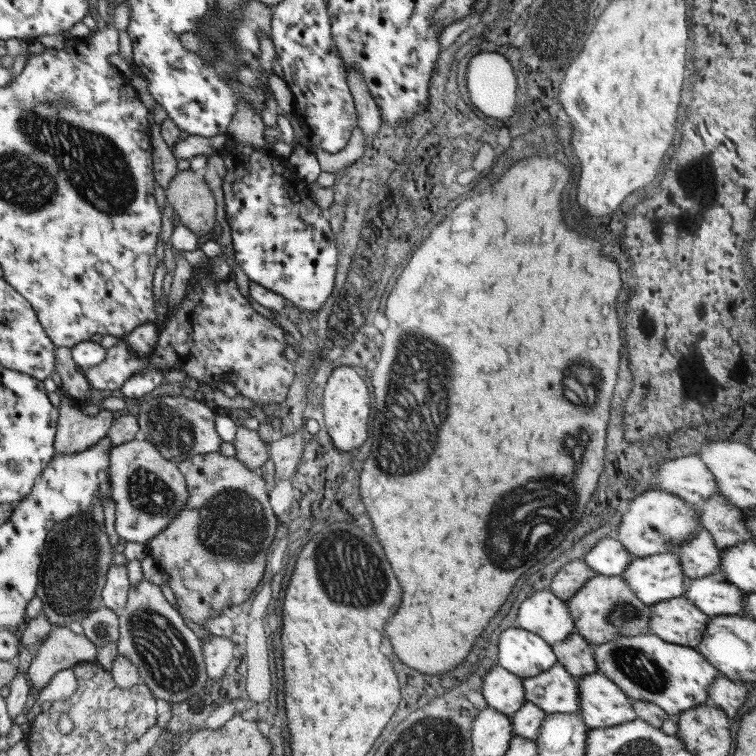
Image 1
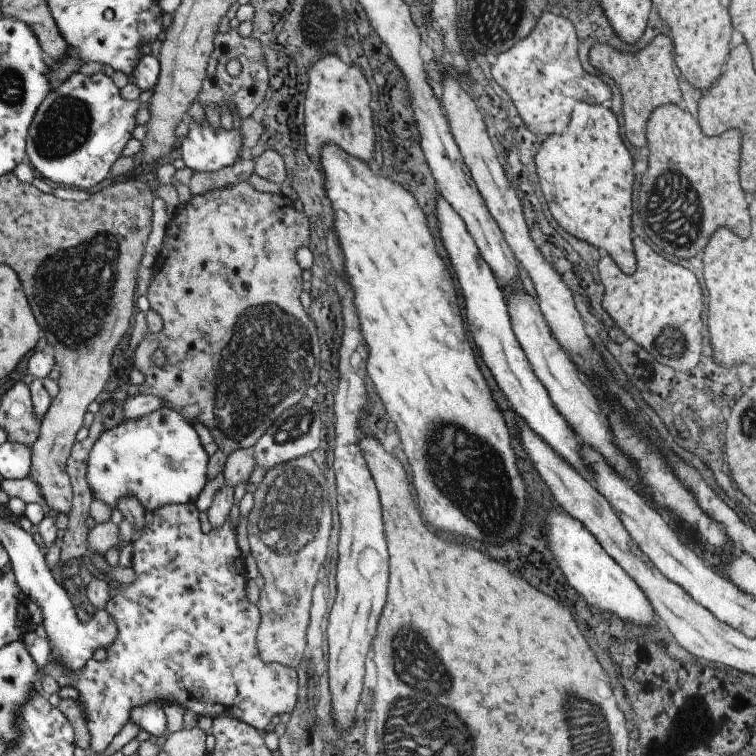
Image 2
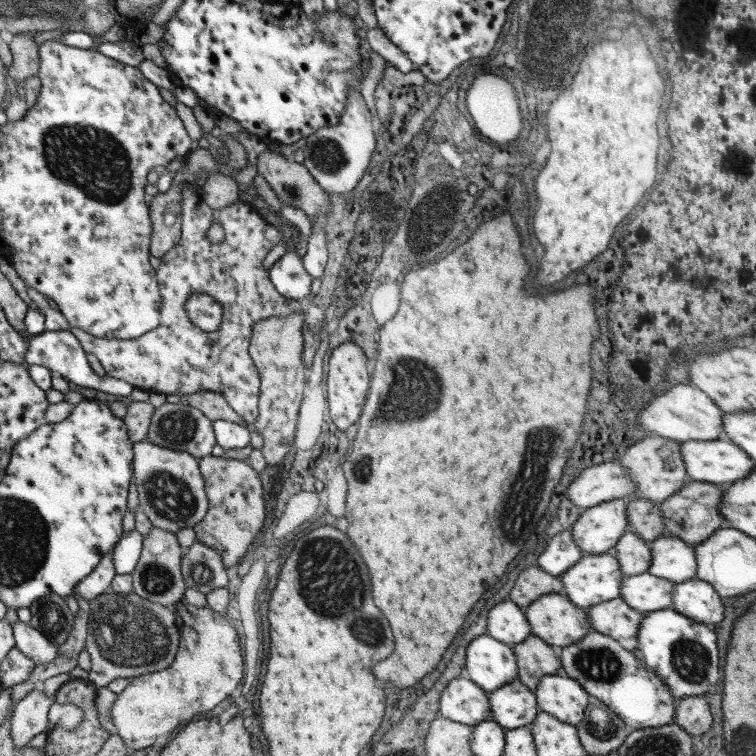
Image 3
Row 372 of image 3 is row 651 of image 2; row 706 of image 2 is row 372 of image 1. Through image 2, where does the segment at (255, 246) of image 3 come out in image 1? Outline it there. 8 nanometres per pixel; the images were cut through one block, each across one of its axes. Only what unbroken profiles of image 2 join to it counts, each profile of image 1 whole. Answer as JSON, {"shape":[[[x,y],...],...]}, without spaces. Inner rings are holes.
{"shape":[[[207,264],[195,268],[196,274],[191,275],[181,302],[168,308],[166,323],[161,329],[158,329],[158,339],[152,353],[145,358],[139,358],[127,349],[123,338],[117,340],[113,347],[105,350],[105,358],[99,364],[83,370],[88,385],[97,390],[117,390],[129,376],[137,371],[159,369],[163,372],[173,368],[191,376],[199,384],[204,383],[213,388],[224,382],[231,383],[237,389],[238,394],[251,399],[257,406],[279,404],[284,399],[287,387],[294,377],[290,361],[285,360],[287,344],[283,332],[287,332],[287,330],[283,329],[277,320],[269,321],[254,311],[239,293],[234,278],[214,280],[208,276]]]}

